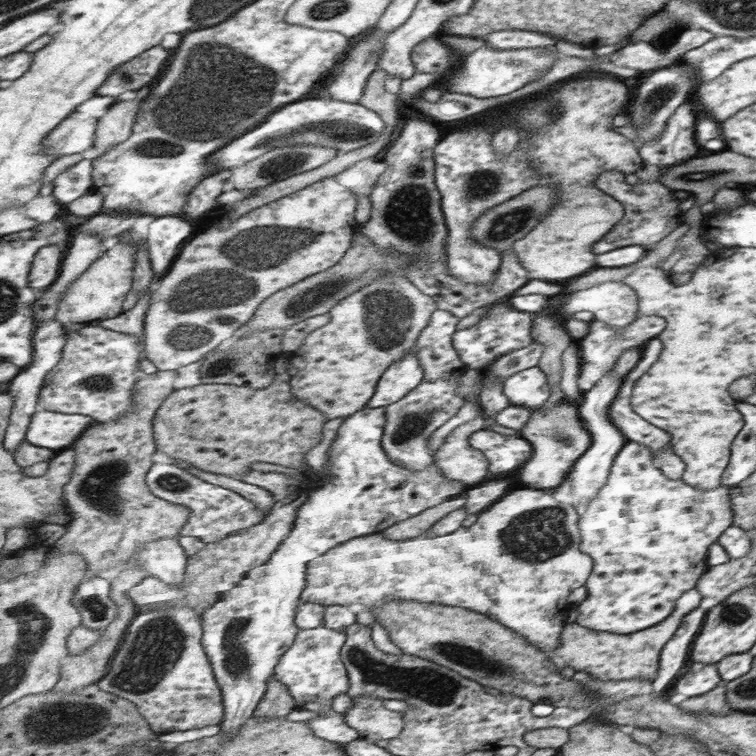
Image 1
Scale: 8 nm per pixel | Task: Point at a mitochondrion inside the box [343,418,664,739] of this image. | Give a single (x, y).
(436, 688)

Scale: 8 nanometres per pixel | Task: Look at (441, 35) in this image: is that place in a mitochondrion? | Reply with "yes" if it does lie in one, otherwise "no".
no

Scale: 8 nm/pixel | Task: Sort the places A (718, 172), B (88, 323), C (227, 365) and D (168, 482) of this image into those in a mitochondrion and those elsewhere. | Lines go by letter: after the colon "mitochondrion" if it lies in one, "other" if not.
A: mitochondrion
B: other
C: mitochondrion
D: mitochondrion

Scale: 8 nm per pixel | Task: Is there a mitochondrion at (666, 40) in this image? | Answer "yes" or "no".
no

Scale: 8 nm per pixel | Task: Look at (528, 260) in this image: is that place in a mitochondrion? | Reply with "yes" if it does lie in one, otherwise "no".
no

